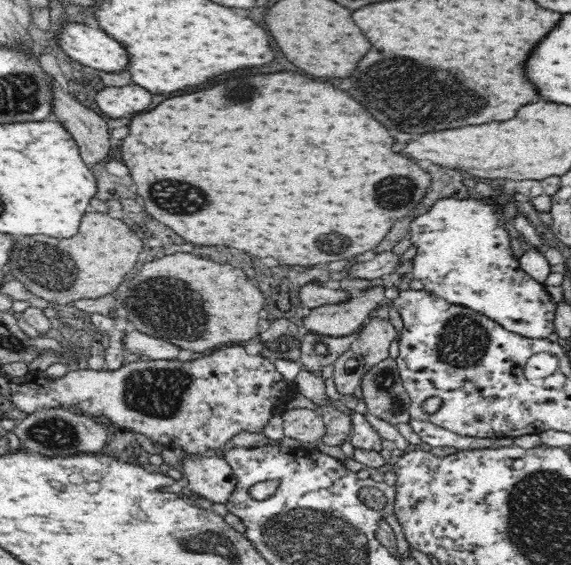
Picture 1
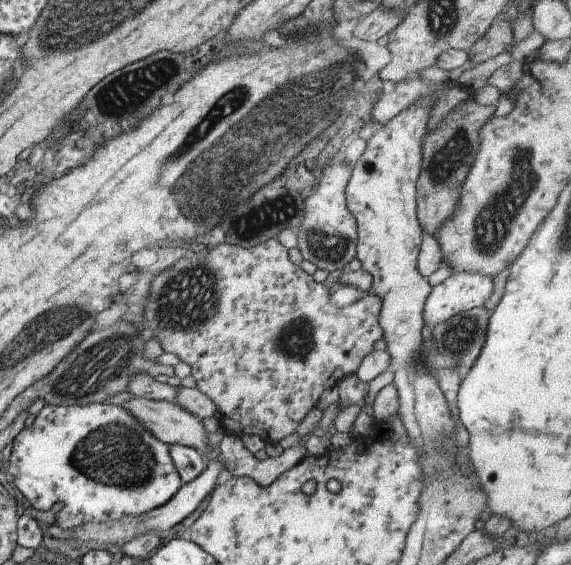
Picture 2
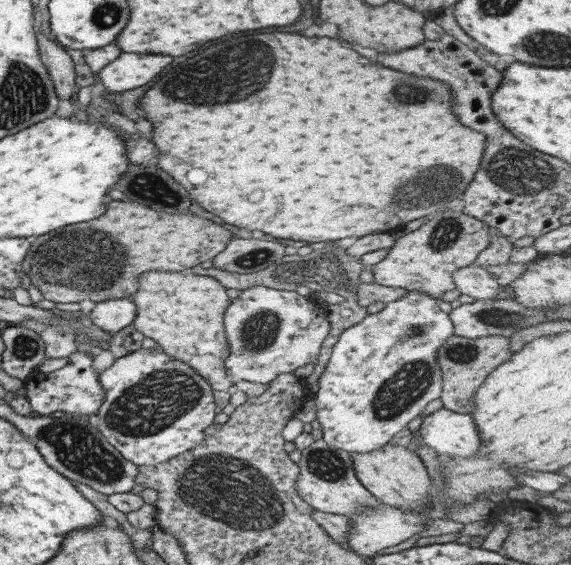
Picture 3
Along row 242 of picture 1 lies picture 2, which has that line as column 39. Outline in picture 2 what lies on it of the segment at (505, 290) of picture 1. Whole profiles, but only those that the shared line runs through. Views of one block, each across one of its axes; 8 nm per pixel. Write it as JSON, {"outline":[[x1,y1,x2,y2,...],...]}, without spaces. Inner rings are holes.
{"outline":[[47,404,37,414,34,424,16,436,13,445,6,465,14,486,35,510,44,512,55,503,63,502,62,510,56,514,56,523,64,530,146,514,169,502,183,486,168,445,160,442,140,424,140,420,116,404]]}

